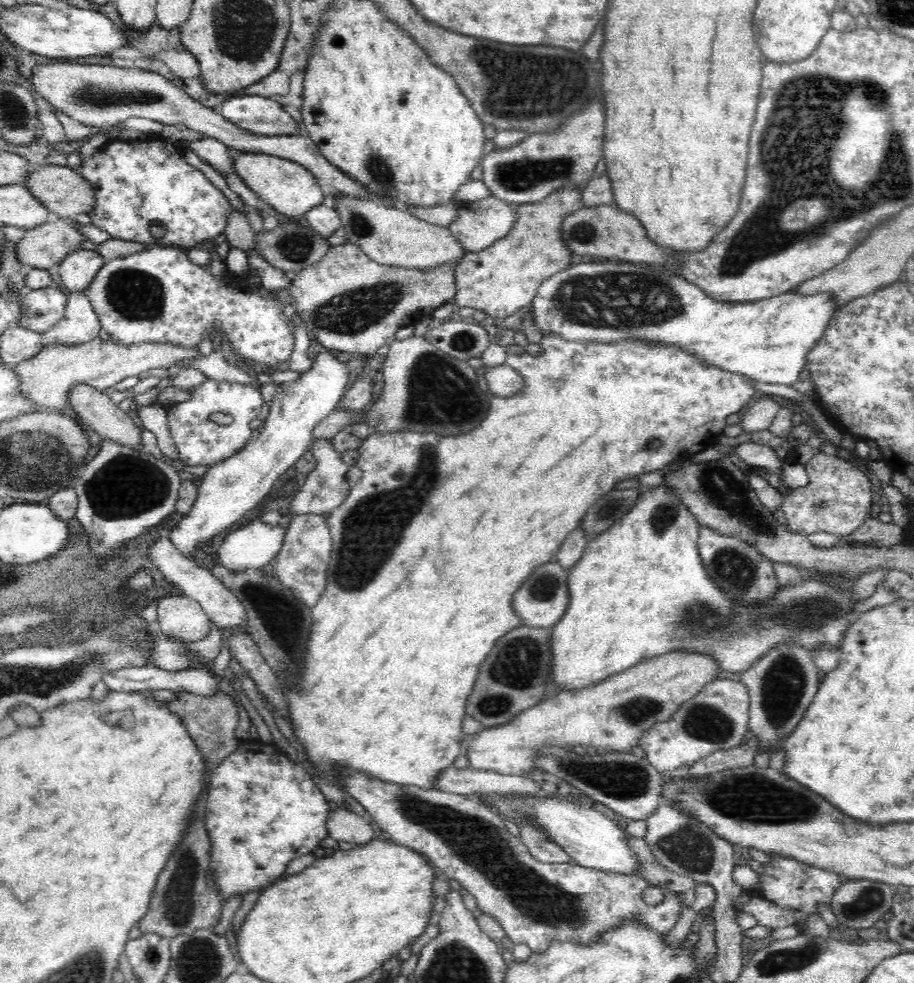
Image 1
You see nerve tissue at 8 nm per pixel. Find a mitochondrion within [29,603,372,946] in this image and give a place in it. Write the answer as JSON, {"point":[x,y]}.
{"point":[179,898]}

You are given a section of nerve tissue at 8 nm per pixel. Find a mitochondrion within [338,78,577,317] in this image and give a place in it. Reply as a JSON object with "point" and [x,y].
{"point":[375,163]}

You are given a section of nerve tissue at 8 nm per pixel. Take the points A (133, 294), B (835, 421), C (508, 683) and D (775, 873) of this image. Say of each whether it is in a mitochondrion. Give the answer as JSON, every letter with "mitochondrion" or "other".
{"A":"mitochondrion","B":"other","C":"mitochondrion","D":"other"}

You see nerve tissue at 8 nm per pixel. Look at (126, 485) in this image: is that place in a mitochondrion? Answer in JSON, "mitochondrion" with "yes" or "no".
{"mitochondrion":"yes"}

